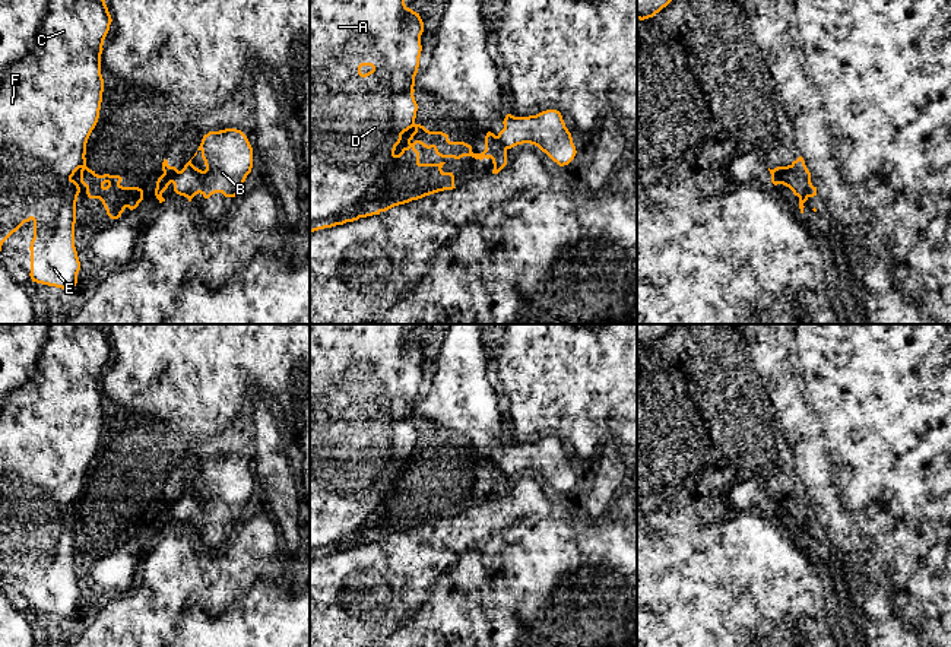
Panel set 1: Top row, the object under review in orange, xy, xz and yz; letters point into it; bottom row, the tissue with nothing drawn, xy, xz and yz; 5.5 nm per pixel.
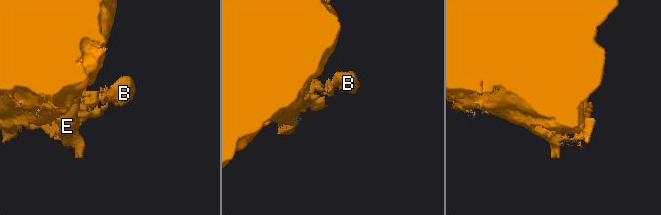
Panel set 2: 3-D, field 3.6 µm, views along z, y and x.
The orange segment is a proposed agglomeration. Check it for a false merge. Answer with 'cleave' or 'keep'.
cleave

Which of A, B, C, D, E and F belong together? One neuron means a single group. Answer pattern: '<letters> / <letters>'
A C D E F / B

